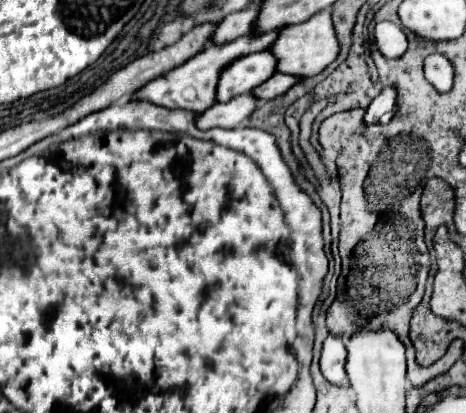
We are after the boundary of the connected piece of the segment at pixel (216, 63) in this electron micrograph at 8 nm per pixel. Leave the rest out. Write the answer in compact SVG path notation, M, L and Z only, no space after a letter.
M276 28L272 32L264 32L264 34L256 34L252 30L246 36L240 36L232 42L210 44L200 54L196 54L192 60L182 64L180 68L174 68L172 72L164 74L164 76L152 80L152 84L144 86L142 92L140 92L140 98L146 98L154 104L168 106L168 108L184 108L184 110L192 110L192 112L204 112L204 110L208 110L210 106L216 104L216 86L218 86L218 80L220 80L220 72L228 64L232 64L232 60L238 60L240 56L270 50L272 44L276 42L278 32L282 32L282 28Z

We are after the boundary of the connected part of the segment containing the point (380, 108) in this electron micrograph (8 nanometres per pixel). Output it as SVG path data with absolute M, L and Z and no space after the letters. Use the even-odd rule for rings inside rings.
M384 86L380 90L380 94L368 106L366 116L364 116L364 122L366 124L376 124L378 122L378 116L382 116L384 112L394 110L394 106L396 106L396 86Z

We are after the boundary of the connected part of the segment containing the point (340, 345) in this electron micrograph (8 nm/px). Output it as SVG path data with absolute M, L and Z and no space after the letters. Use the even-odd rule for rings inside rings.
M328 336L324 340L320 370L330 384L334 384L334 386L348 384L348 376L344 372L344 342L340 338Z

